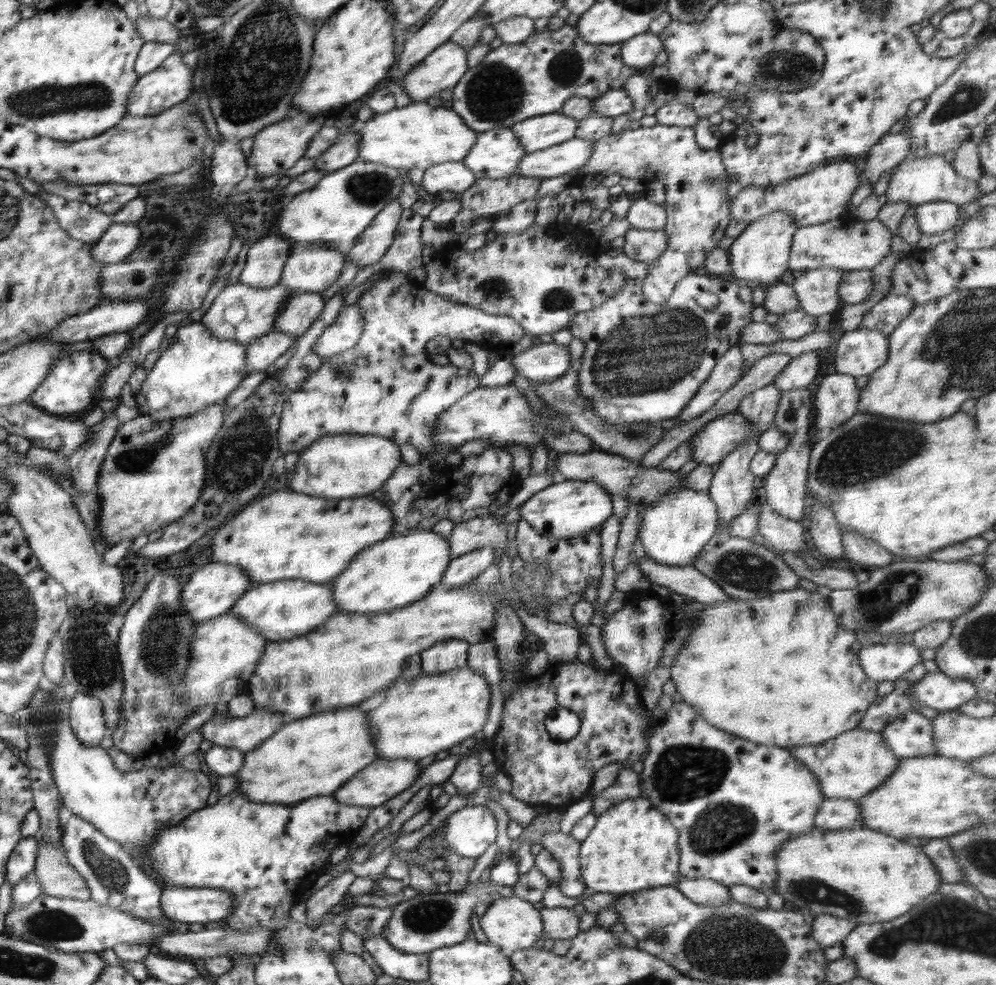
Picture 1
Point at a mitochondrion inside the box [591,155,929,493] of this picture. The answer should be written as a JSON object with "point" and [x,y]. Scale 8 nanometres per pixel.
{"point":[634,435]}

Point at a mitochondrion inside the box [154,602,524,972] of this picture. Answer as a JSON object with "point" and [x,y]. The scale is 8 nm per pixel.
{"point":[428,917]}

